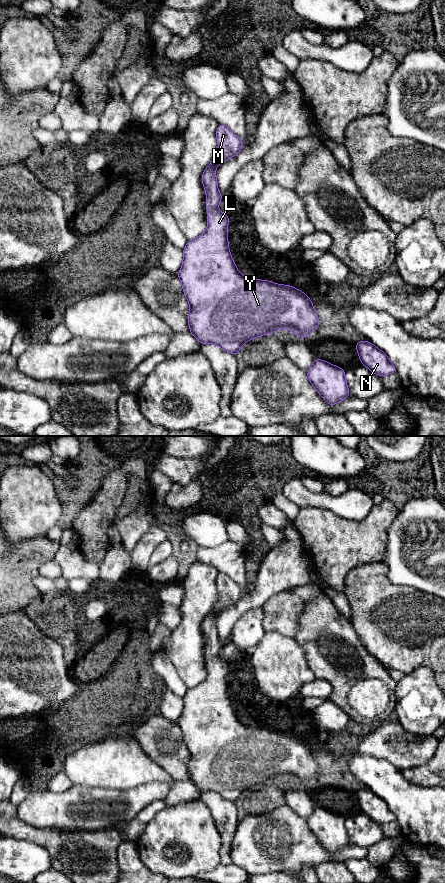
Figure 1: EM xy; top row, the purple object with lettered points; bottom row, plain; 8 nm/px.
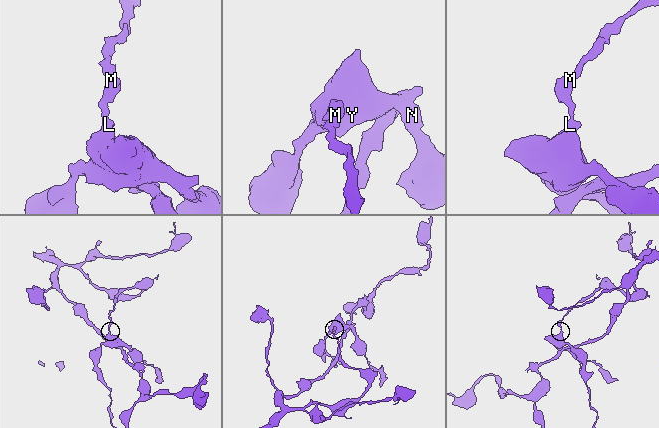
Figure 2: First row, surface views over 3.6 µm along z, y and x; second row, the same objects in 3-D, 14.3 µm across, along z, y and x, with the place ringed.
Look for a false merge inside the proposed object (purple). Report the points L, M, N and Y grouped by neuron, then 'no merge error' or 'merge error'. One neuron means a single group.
L M N Y; no merge error

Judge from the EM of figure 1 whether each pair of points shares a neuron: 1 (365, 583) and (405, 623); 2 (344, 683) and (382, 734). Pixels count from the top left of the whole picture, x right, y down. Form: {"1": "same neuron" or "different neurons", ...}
{"1": "same neuron", "2": "different neurons"}

